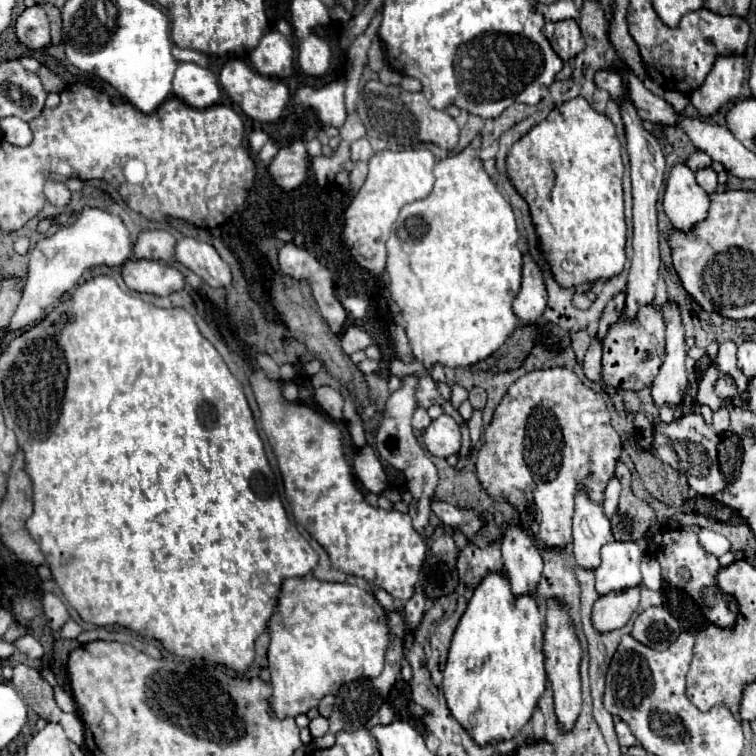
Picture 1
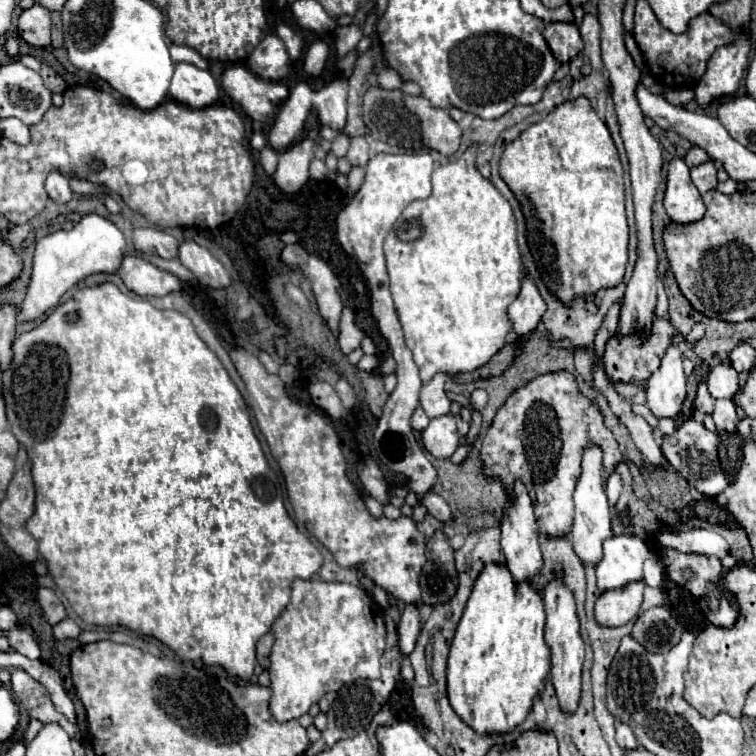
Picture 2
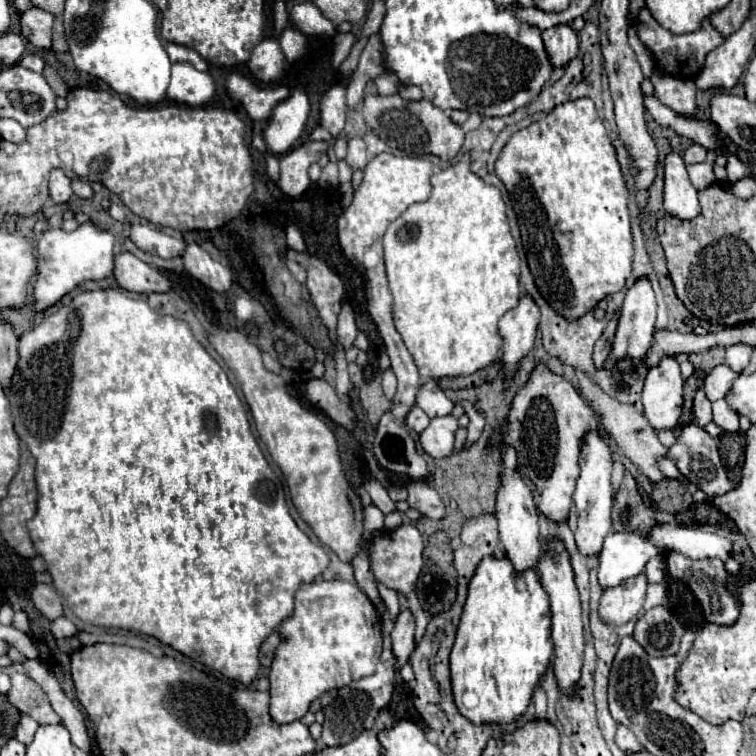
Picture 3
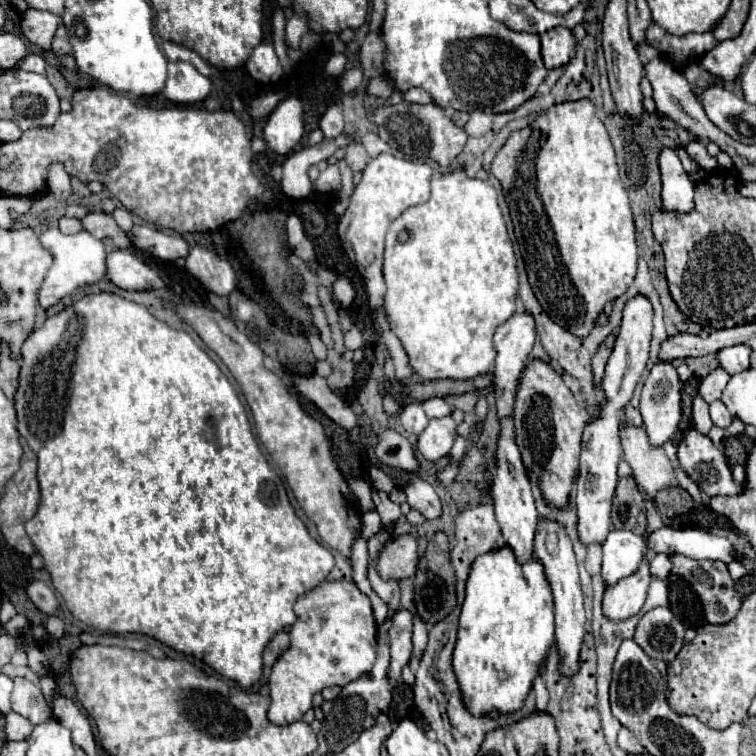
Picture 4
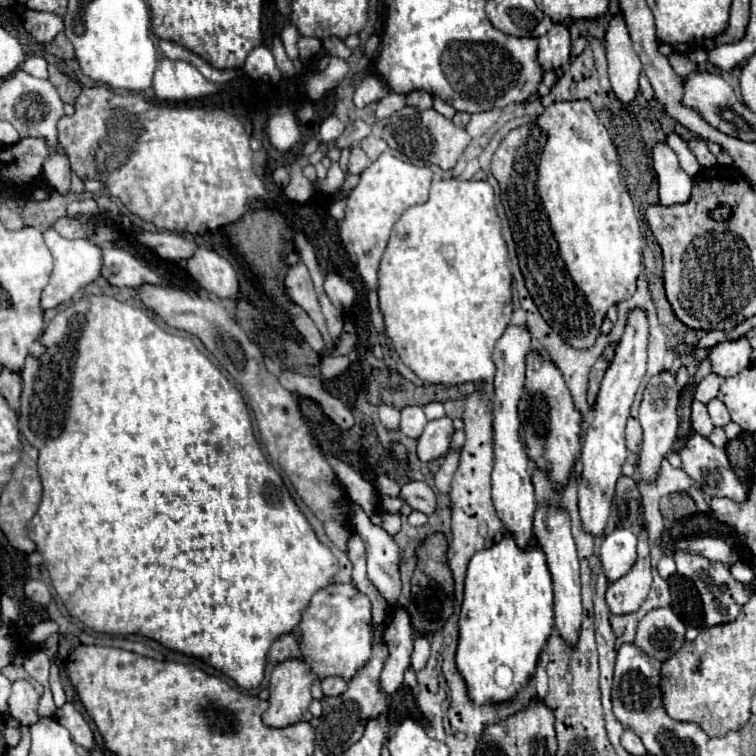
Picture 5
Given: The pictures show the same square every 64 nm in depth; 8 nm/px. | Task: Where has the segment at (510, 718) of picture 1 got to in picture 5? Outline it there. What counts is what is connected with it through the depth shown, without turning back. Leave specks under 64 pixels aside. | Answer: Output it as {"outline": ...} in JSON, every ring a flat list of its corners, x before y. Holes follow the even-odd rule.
{"outline":[[506,534,498,544,472,556,460,612,456,668,476,706,510,702,536,674,538,658,552,630,552,580,538,546,520,550]]}

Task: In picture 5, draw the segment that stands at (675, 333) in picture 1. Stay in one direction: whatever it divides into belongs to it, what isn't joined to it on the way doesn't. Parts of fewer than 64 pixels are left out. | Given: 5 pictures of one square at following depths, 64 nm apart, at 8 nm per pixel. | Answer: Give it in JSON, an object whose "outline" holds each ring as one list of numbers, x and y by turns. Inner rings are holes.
{"outline":[[662,370,660,374,650,378,642,396,642,404,640,404,640,424,644,430,644,440,642,440,642,450,640,450,640,466,638,466,640,470,636,470,638,478,654,480,662,458,672,450,672,444,676,440,676,430,678,430,678,414,676,414,678,396,680,396,680,388,672,372]]}

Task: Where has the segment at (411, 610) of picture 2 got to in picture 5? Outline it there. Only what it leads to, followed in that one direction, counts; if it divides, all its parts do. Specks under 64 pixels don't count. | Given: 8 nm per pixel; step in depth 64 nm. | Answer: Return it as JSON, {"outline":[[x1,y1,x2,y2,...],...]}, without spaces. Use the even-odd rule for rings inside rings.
{"outline":[[394,608,394,614,388,616,384,624,384,642,390,650,390,656,384,664,382,676,380,676,380,690,384,694,394,694,398,686,402,684,402,674,410,666,410,654,412,654,412,624,410,616,404,608]]}

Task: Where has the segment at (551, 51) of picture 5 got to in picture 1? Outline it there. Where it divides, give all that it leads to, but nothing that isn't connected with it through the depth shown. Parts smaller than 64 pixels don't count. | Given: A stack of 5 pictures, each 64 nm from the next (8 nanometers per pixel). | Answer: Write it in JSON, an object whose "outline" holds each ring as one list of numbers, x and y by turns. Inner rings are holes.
{"outline":[[576,20,546,22,544,34,546,34,548,42,552,44,554,52,566,62,584,50,584,38,580,34]]}

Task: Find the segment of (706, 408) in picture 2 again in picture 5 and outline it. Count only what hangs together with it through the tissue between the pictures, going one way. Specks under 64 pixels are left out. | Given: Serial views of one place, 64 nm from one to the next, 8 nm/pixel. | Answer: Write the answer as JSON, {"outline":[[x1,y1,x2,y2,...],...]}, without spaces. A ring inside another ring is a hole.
{"outline":[[694,400,694,404,692,404,692,428,694,428,694,432,698,432,698,434,702,434,702,436,706,438,708,438,714,430,708,410,706,410,706,404,696,402,696,400]]}

